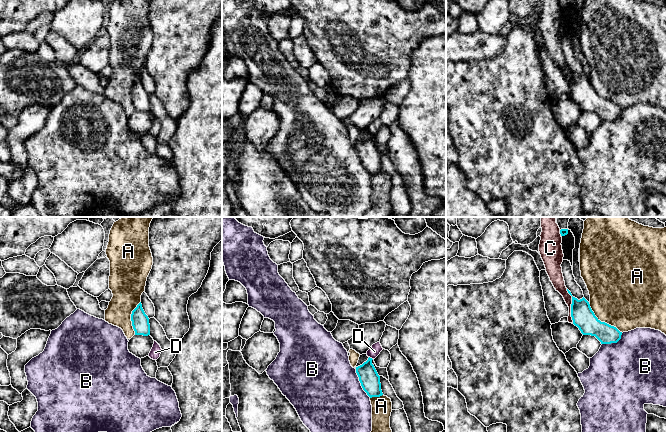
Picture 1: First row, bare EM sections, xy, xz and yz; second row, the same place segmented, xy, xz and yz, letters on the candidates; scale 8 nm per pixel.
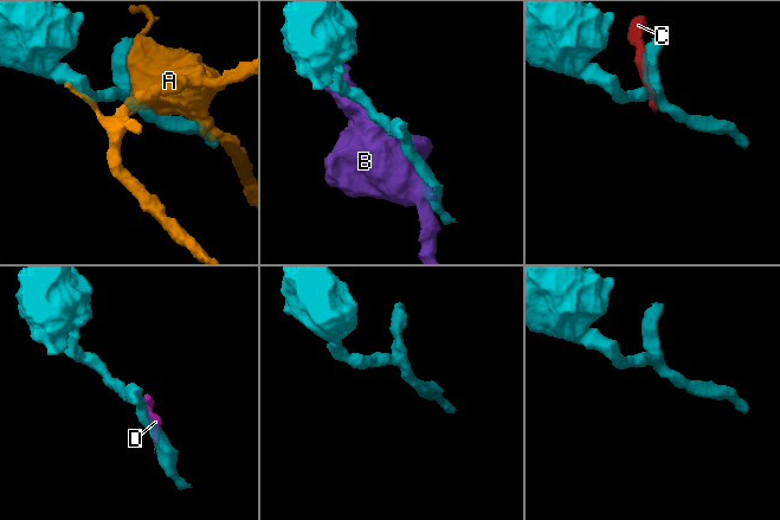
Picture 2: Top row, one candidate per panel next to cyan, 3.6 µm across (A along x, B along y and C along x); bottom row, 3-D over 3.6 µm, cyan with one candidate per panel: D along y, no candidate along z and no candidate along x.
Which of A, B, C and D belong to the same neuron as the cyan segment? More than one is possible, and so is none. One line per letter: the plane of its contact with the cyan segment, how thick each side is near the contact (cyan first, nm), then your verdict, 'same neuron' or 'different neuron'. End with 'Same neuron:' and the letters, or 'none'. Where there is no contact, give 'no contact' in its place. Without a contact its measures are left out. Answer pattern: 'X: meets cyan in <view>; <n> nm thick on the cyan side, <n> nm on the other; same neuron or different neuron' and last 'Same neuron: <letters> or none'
A: meets cyan in yz; 180 nm thick on the cyan side, 480 nm on the other; different neuron
B: meets cyan in xz; 160 nm thick on the cyan side, 500 nm on the other; different neuron
C: meets cyan in yz; 180 nm thick on the cyan side, 110 nm on the other; different neuron
D: meets cyan in xz; 160 nm thick on the cyan side, 90 nm on the other; different neuron
Same neuron: none

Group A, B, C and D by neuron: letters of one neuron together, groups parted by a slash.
A / B / C D

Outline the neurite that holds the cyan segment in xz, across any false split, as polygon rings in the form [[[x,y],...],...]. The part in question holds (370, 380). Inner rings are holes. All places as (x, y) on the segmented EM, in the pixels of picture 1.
[[[369,357],[366,362],[356,367],[356,373],[359,377],[361,386],[370,398],[383,395],[380,376],[372,364],[372,360],[373,359]]]

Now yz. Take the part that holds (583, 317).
[[[572,296],[571,317],[573,324],[583,335],[595,336],[601,344],[617,343],[621,339],[622,332],[614,326],[601,322],[584,297],[578,300]]]

